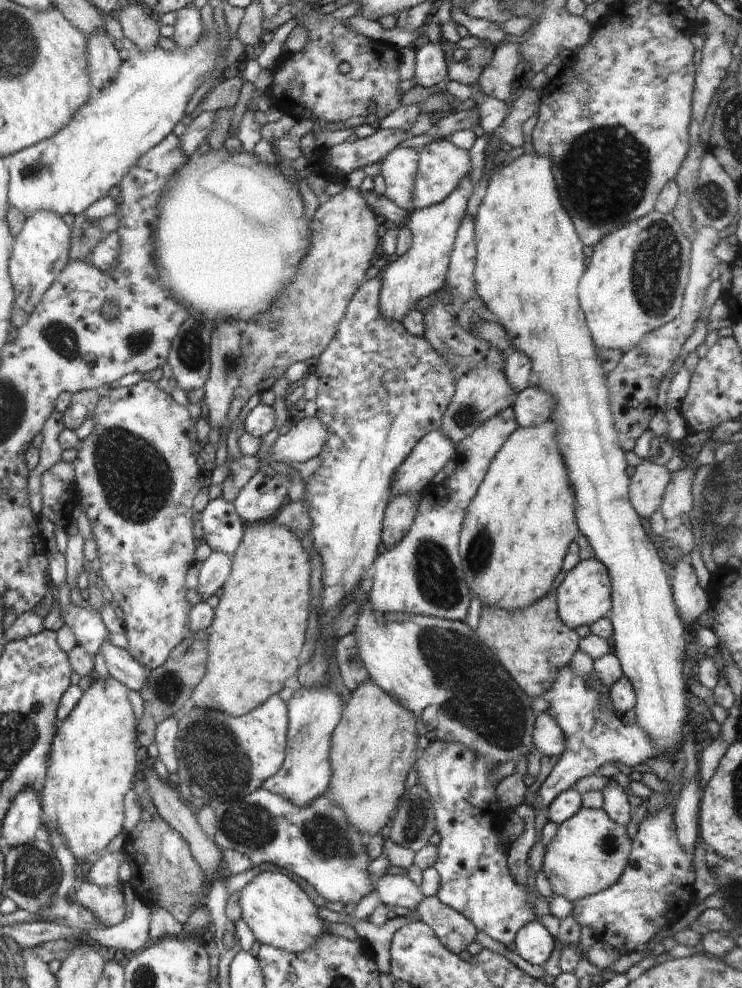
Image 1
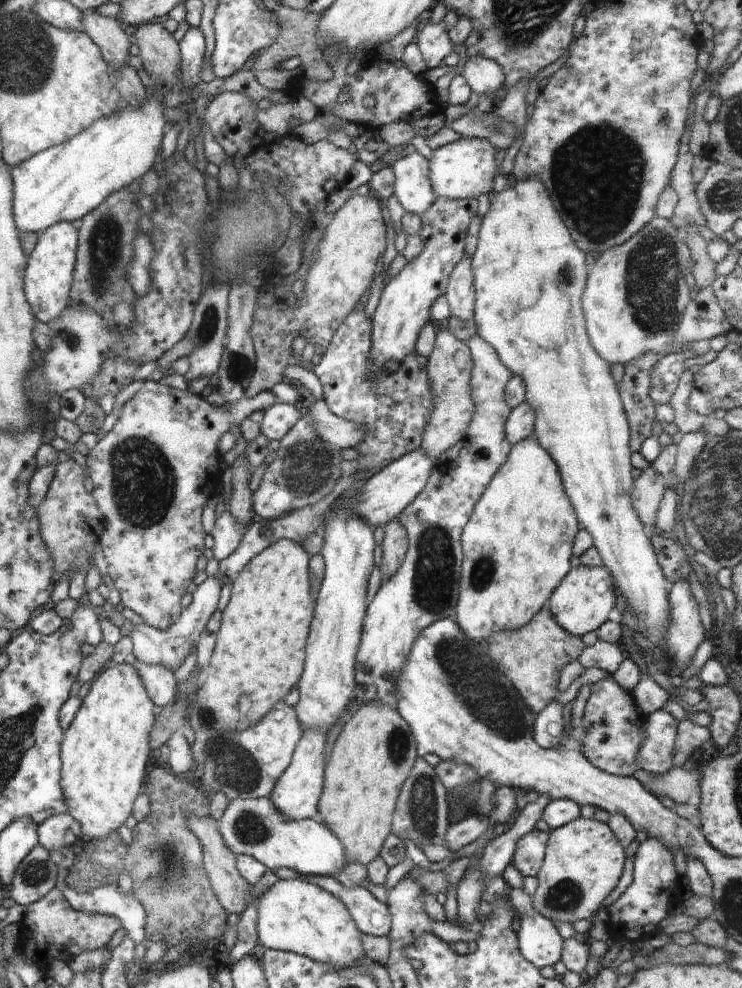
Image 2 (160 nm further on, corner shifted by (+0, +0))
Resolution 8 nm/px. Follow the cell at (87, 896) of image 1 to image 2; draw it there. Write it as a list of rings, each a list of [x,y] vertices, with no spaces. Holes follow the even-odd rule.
[[[54,887],[46,896],[27,906],[27,910],[19,923],[18,953],[30,963],[40,958],[42,966],[48,966],[48,960],[68,963],[84,950],[104,949],[114,932],[122,926],[120,919],[103,914],[90,914],[74,909],[65,895]]]

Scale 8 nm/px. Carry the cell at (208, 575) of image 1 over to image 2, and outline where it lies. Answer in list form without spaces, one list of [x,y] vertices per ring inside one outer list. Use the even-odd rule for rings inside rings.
[[[217,576],[208,577],[202,584],[197,586],[196,591],[192,593],[193,600],[186,608],[183,607],[182,614],[177,618],[176,623],[172,623],[164,630],[144,624],[135,626],[129,637],[133,642],[132,657],[147,665],[158,665],[172,672],[175,672],[182,666],[184,658],[192,652],[192,648],[198,644],[205,628],[209,624],[209,620],[218,608],[218,599],[220,586]]]

